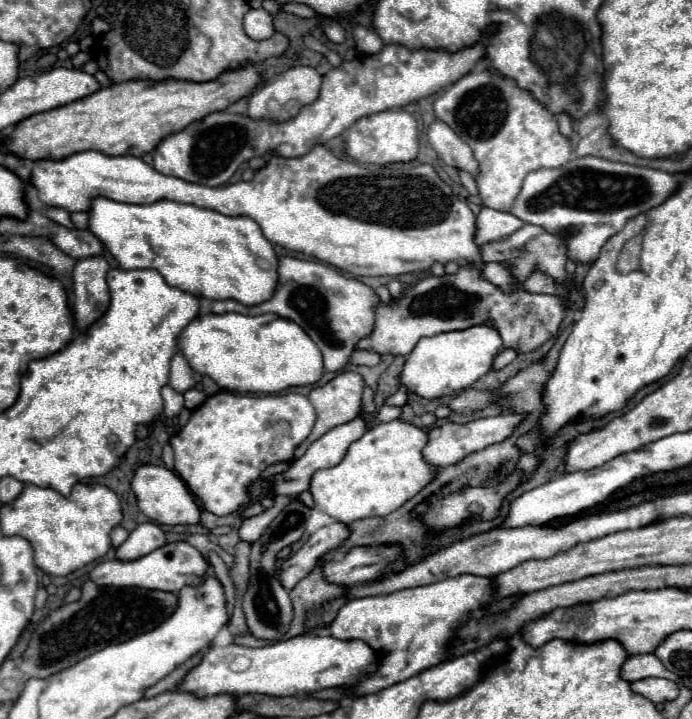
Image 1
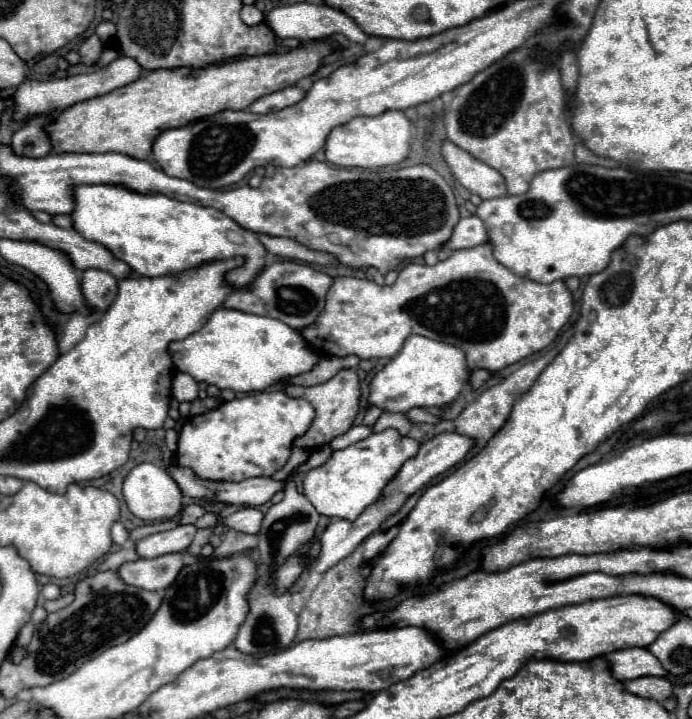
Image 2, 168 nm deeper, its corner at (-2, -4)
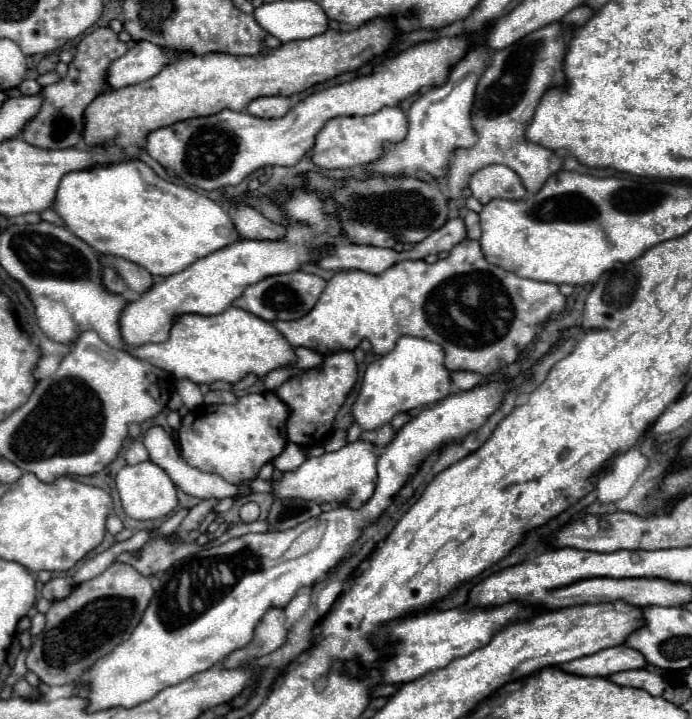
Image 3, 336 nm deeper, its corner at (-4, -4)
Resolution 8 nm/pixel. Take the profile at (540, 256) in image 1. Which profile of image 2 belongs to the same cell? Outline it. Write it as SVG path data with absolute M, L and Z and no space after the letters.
M481 244L467 250L455 250L447 260L435 266L423 266L417 262L407 264L393 286L379 286L365 278L335 278L327 304L313 326L301 330L303 338L319 352L319 356L349 356L355 354L361 360L393 358L403 348L403 340L411 334L427 336L461 346L467 354L471 370L487 368L499 372L501 368L519 362L543 348L547 348L573 314L573 294L563 280L553 284L537 284L535 280L515 276L499 264L489 244Z

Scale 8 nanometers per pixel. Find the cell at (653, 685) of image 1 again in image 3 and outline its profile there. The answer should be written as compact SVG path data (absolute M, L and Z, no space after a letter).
M625 670L625 672L615 672L609 676L611 682L619 686L633 686L633 688L643 688L653 696L661 696L665 690L665 682L661 676L649 672L649 670Z

